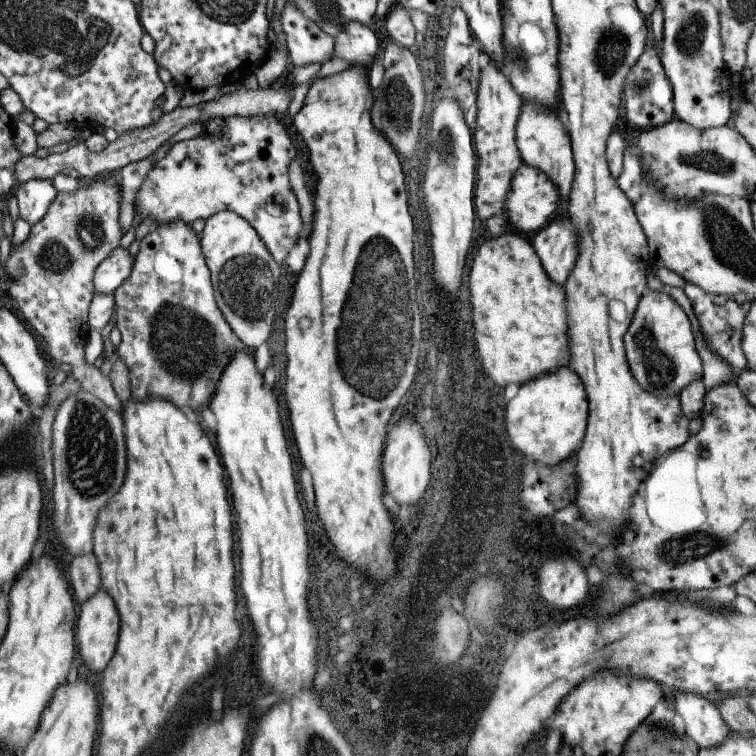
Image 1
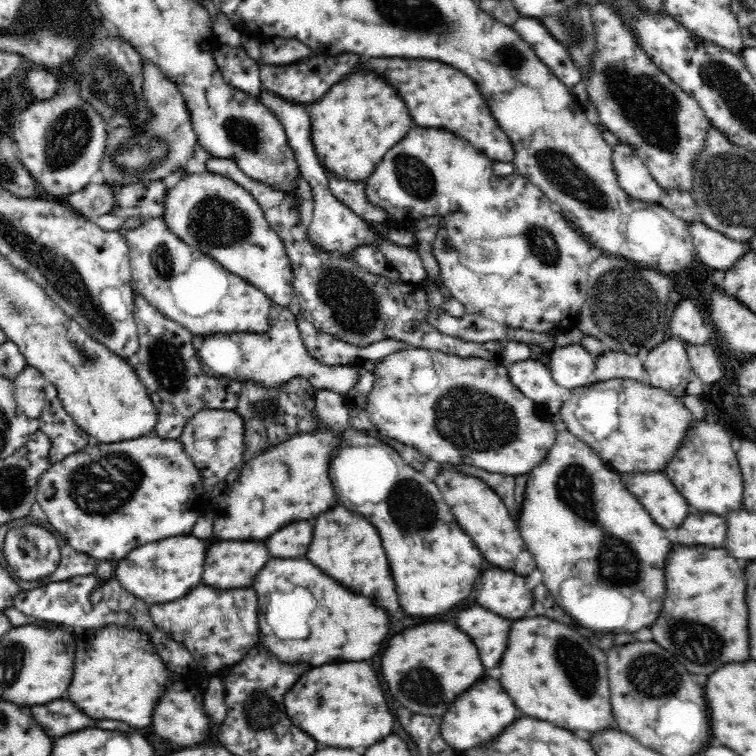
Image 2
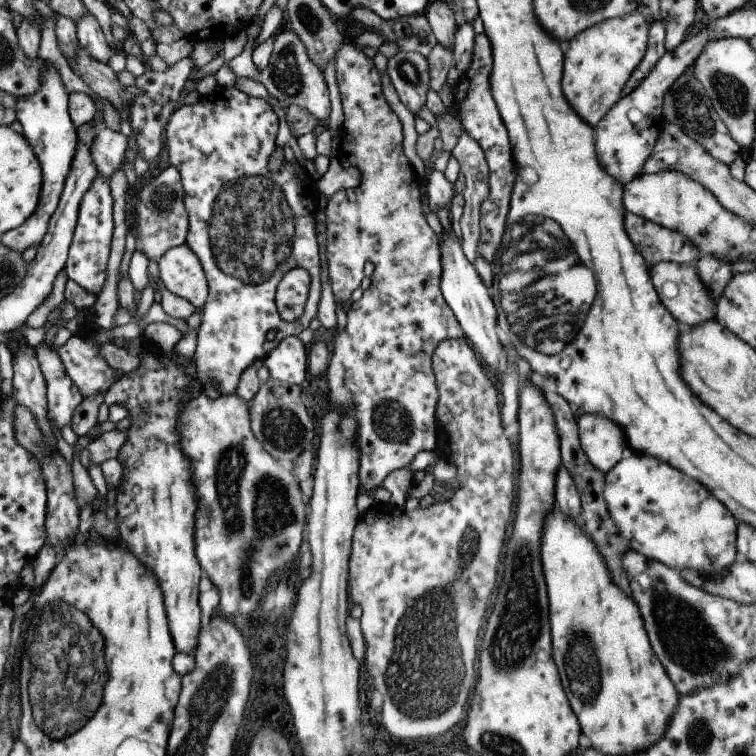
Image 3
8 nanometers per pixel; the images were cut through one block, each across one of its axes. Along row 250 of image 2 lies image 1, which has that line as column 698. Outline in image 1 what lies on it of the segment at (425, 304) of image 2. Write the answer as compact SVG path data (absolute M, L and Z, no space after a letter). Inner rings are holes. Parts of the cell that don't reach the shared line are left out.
M685 282L683 292L687 296L691 308L693 308L695 320L699 324L699 334L703 336L707 348L711 352L715 352L717 356L721 356L727 362L727 366L731 368L733 378L737 378L739 373L747 370L740 343L741 328L743 320L745 320L745 316L749 311L751 299L745 294L741 294L741 292L732 296L707 294L707 292L703 292L699 286L695 286L691 282Z

